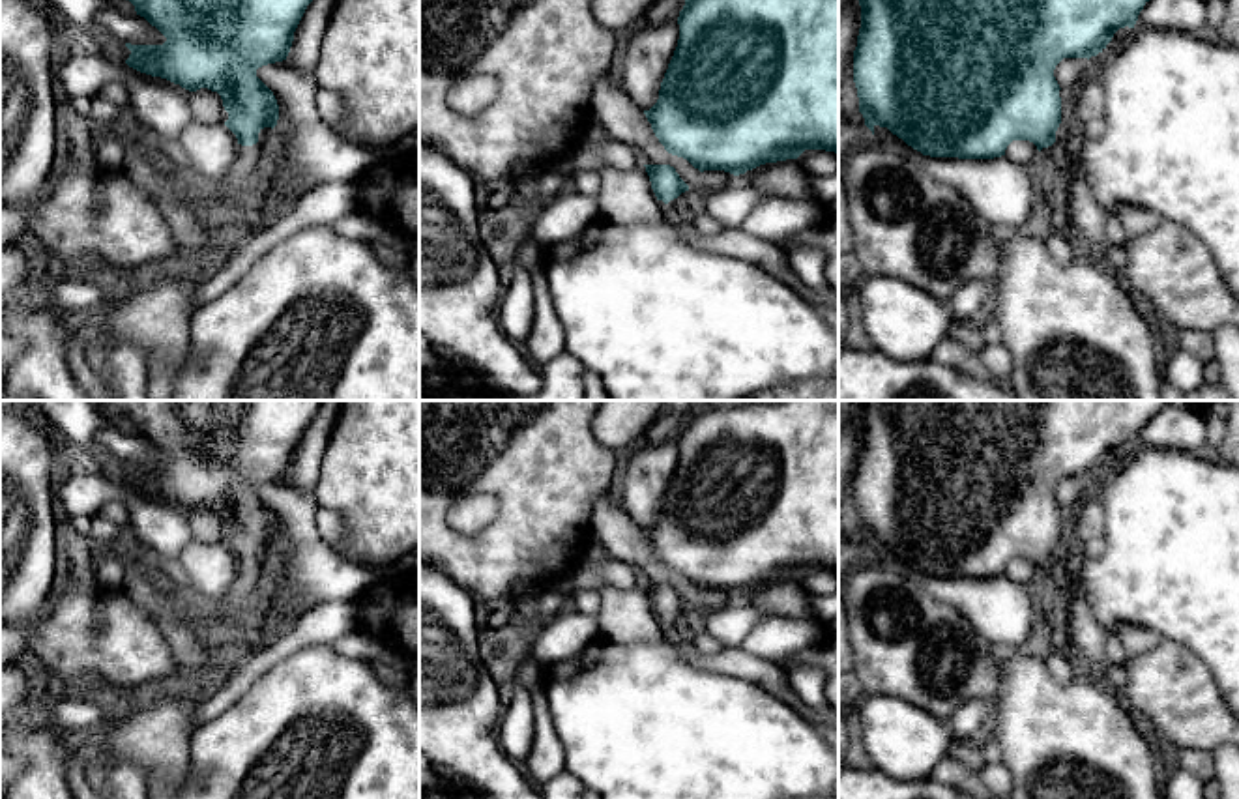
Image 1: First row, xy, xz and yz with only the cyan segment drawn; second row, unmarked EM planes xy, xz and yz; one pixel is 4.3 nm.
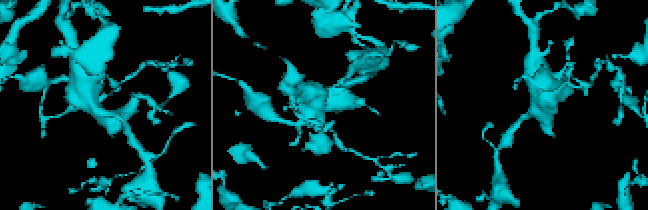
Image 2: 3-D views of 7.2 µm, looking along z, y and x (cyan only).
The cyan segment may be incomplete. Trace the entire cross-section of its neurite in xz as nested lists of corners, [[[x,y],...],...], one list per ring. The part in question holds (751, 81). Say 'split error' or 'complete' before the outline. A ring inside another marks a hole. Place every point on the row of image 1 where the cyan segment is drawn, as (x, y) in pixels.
complete; [[[685,0],[678,24],[679,39],[661,82],[659,99],[644,110],[668,153],[687,159],[700,172],[724,170],[734,176],[765,163],[797,159],[805,150],[838,153],[838,0]]]

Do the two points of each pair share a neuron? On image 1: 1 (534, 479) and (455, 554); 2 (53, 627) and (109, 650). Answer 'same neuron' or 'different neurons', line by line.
1: same neuron
2: same neuron

